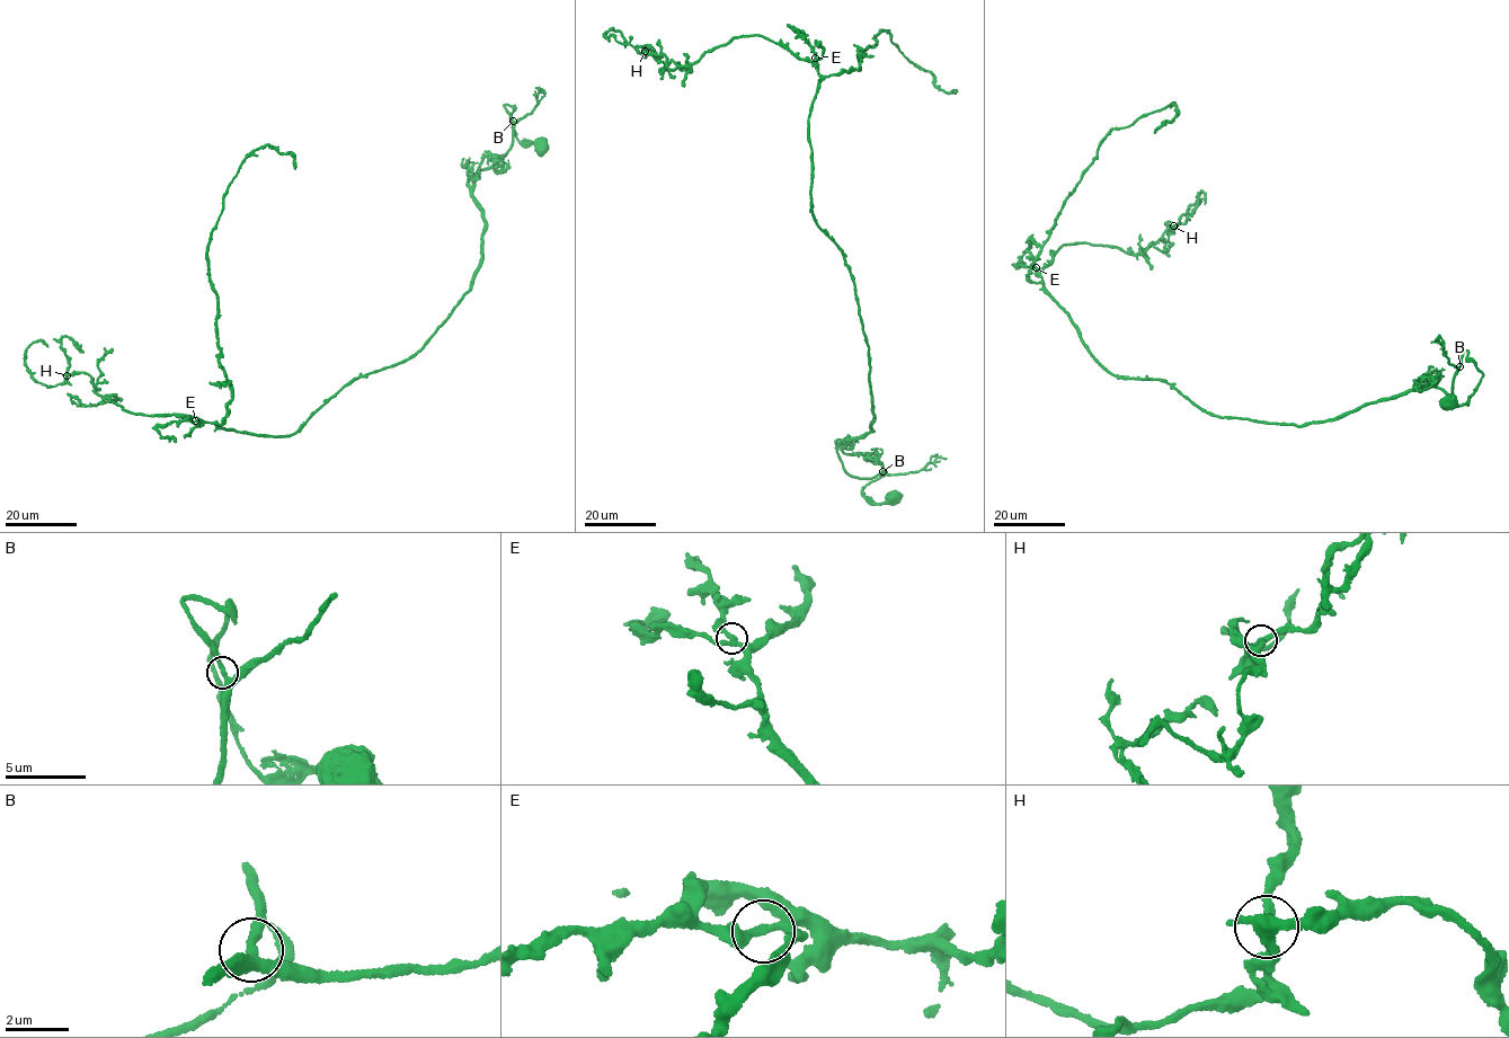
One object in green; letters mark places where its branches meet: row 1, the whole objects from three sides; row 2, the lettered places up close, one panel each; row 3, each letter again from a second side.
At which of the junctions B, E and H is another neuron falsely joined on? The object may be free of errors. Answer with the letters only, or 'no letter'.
no letter

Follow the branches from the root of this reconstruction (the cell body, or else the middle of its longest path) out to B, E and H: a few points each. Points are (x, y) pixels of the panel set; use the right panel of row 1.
B: (1452, 402), (1466, 402), (1482, 375), (1466, 351), (1459, 366)
E: (1452, 402), (1482, 375), (1466, 351), (1449, 396), (1419, 386), (1299, 426), (1222, 417), (1102, 369), (1036, 267)
H: (1452, 402), (1466, 351), (1450, 396), (1299, 426), (1104, 371), (1040, 271), (1173, 225)

